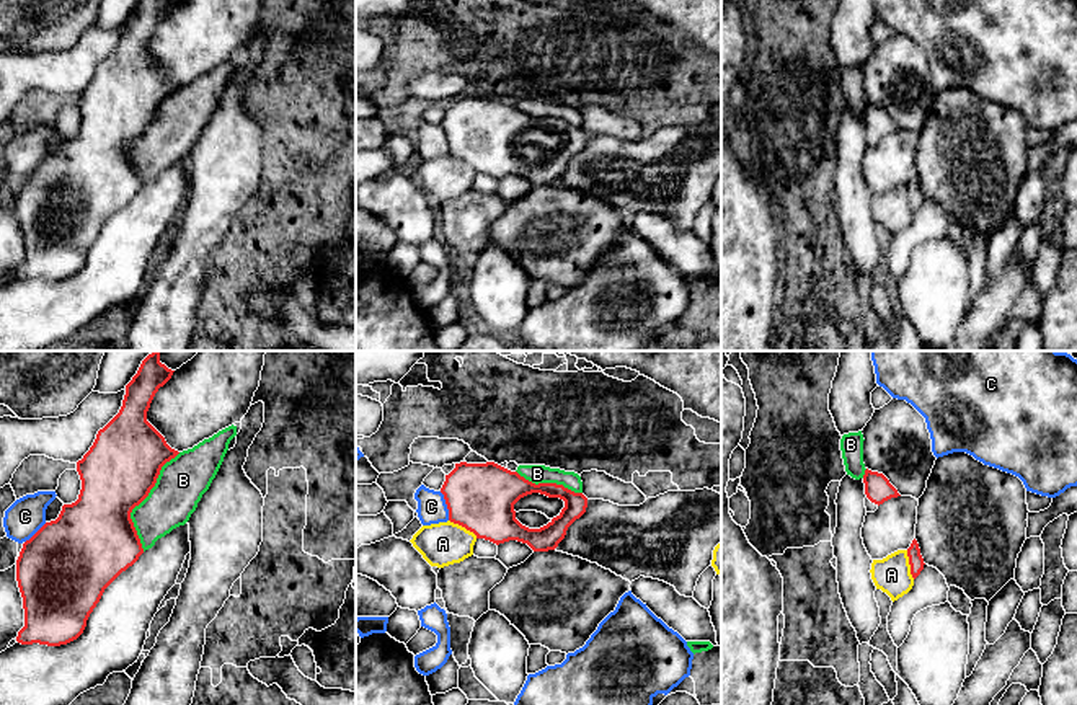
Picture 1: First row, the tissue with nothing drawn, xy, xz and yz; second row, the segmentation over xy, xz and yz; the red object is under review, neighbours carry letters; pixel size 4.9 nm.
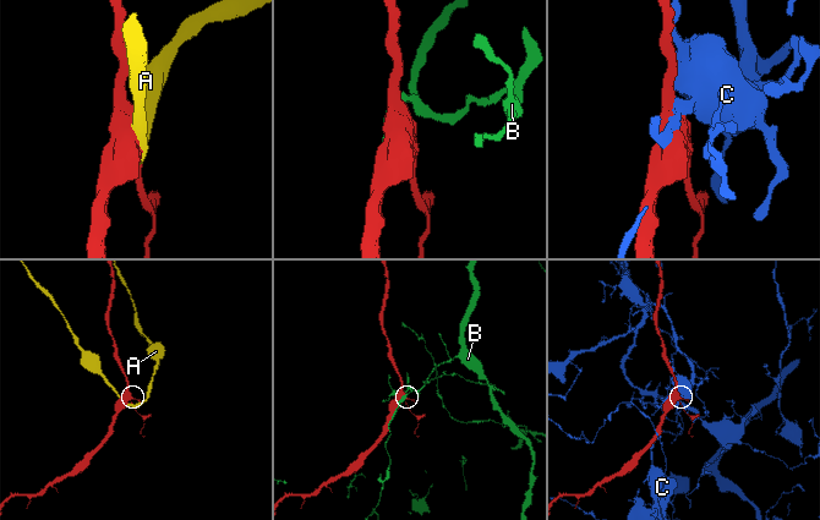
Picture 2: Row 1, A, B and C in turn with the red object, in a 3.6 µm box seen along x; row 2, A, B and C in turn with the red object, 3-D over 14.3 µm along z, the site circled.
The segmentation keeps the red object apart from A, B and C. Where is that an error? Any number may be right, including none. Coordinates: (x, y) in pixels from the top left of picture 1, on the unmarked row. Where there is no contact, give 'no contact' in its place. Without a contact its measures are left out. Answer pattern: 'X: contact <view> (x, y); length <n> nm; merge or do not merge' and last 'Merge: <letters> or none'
A: contact xz (464, 160); length 170 nm; do not merge
B: contact xy (142, 134); length 500 nm; do not merge
C: contact xz (447, 141); length 150 nm; do not merge
Merge: none

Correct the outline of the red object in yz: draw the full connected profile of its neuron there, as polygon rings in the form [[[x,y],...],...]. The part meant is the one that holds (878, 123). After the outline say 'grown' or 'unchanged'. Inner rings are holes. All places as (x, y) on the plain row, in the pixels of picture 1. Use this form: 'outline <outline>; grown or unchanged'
outline [[[865,104],[863,109],[865,118],[865,142],[866,147],[875,147],[880,139],[891,132],[901,131],[898,124],[889,118],[889,114],[878,106]]]; grown

